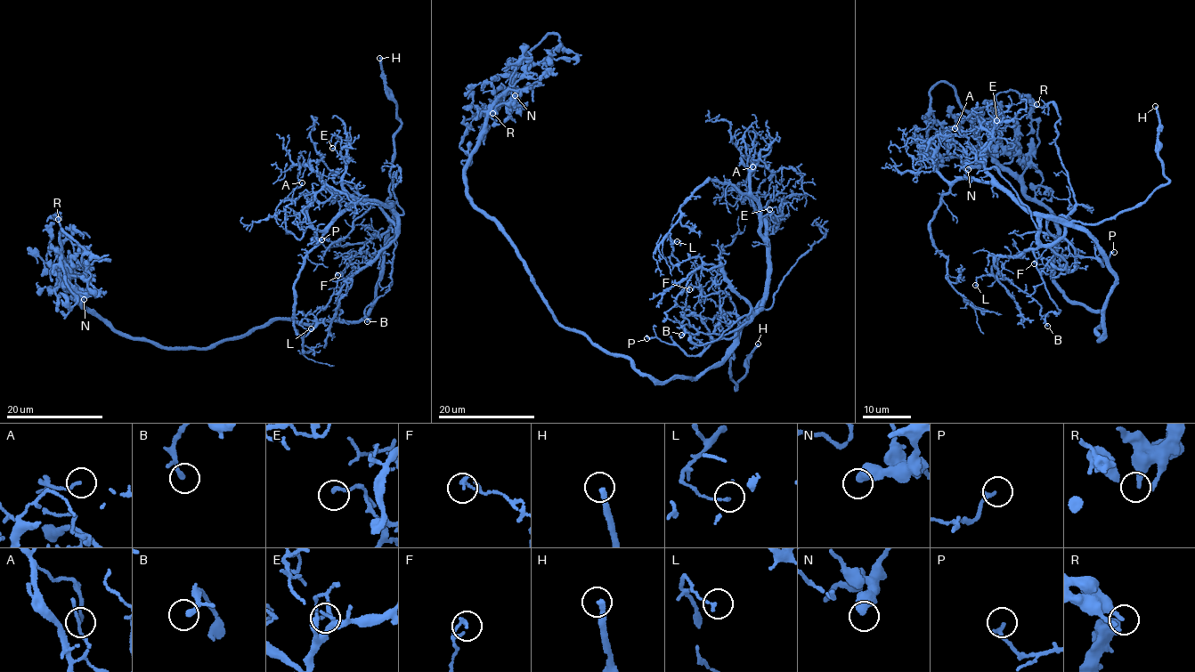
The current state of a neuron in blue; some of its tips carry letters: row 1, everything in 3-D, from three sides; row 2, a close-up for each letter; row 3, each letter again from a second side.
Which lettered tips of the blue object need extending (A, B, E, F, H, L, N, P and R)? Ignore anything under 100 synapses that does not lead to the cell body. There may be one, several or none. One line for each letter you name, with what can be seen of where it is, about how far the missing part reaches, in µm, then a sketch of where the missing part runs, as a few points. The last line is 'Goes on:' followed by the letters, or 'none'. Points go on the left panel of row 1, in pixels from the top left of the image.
H: place (379, 58); missing 25 µm
Goes on: H

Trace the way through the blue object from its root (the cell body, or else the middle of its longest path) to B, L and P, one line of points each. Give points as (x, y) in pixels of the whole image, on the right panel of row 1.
B: (1097, 334), (1097, 340), (1115, 271), (1093, 237), (1045, 216), (1033, 254), (1060, 310), (1047, 314), (1047, 326)
L: (1097, 334), (1115, 271), (1083, 230), (1044, 216), (1037, 246), (1003, 255), (991, 271), (1004, 279), (975, 285)
P: (1097, 334), (1097, 340), (1115, 271), (1093, 237), (1042, 217), (1044, 244), (1063, 238), (1102, 265), (1114, 252)

